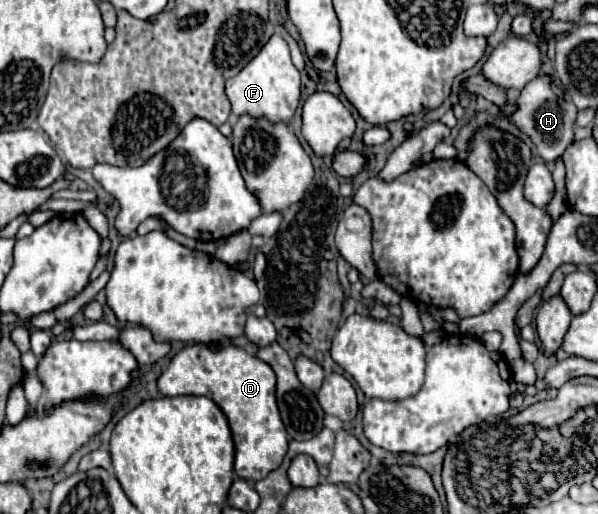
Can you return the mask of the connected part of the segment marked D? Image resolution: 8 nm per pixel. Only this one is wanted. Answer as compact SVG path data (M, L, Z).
M231 342L221 344L221 350L217 352L207 344L191 344L173 356L157 384L163 396L205 394L221 406L229 418L235 440L235 472L243 480L263 480L283 462L287 454L287 432L275 400L275 372L255 354L249 354L245 348L233 346Z

